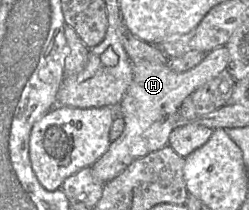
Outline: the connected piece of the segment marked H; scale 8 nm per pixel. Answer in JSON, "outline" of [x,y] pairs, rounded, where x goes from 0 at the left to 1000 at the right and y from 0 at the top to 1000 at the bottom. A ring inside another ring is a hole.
{"outline":[[[908,219],[855,233],[823,262],[791,314],[735,348],[699,343],[679,310],[594,290],[530,290],[534,376],[466,524],[466,548],[486,552],[502,581],[498,619],[478,657],[446,676],[434,714],[365,790],[373,833],[422,876],[490,824],[538,762],[675,690],[683,633],[715,600],[719,514],[739,471],[871,367],[892,338],[920,329],[920,314],[924,267]]]}

